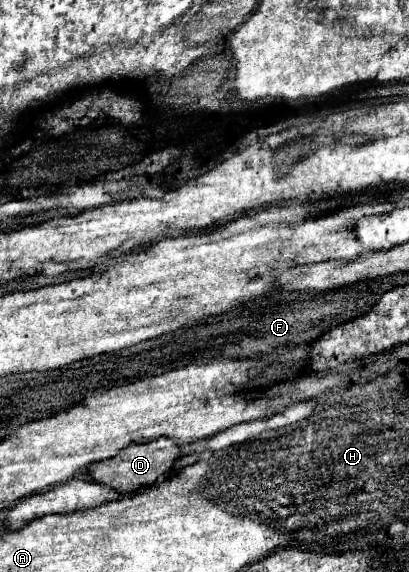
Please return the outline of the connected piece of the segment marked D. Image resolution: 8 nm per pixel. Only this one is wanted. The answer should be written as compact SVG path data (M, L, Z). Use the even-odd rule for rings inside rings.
M158 438L146 444L136 444L132 442L128 448L120 450L114 458L102 460L102 462L92 462L88 466L90 476L98 482L98 484L106 484L112 486L114 490L118 490L120 494L130 494L142 486L152 486L156 484L160 478L164 478L166 472L170 472L174 460L180 456L178 444L168 440L168 438Z

